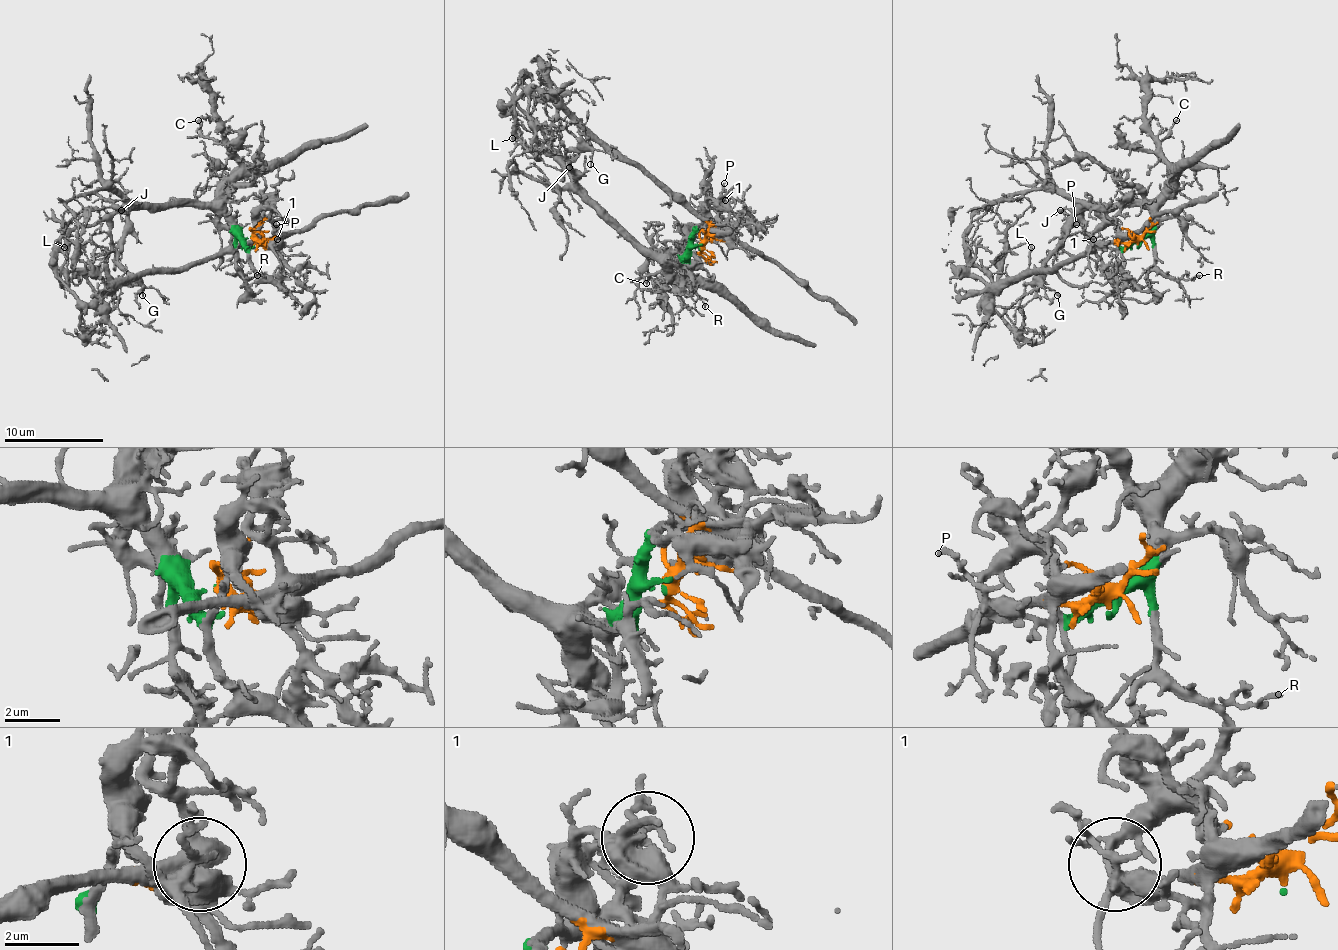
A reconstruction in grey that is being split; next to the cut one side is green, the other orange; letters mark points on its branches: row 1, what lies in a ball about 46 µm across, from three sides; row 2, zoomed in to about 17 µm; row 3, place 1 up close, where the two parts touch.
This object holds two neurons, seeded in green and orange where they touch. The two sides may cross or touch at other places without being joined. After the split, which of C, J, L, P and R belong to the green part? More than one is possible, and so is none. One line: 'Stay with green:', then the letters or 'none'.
Stay with green: C, J, R

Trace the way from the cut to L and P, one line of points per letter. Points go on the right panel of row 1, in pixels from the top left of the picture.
L: (1140, 236), (1098, 244), (1058, 268), (1026, 271), (983, 303), (996, 286), (1013, 283), (1028, 266), (1031, 246)
P: (1140, 236), (1112, 249), (1100, 246), (1075, 224)

